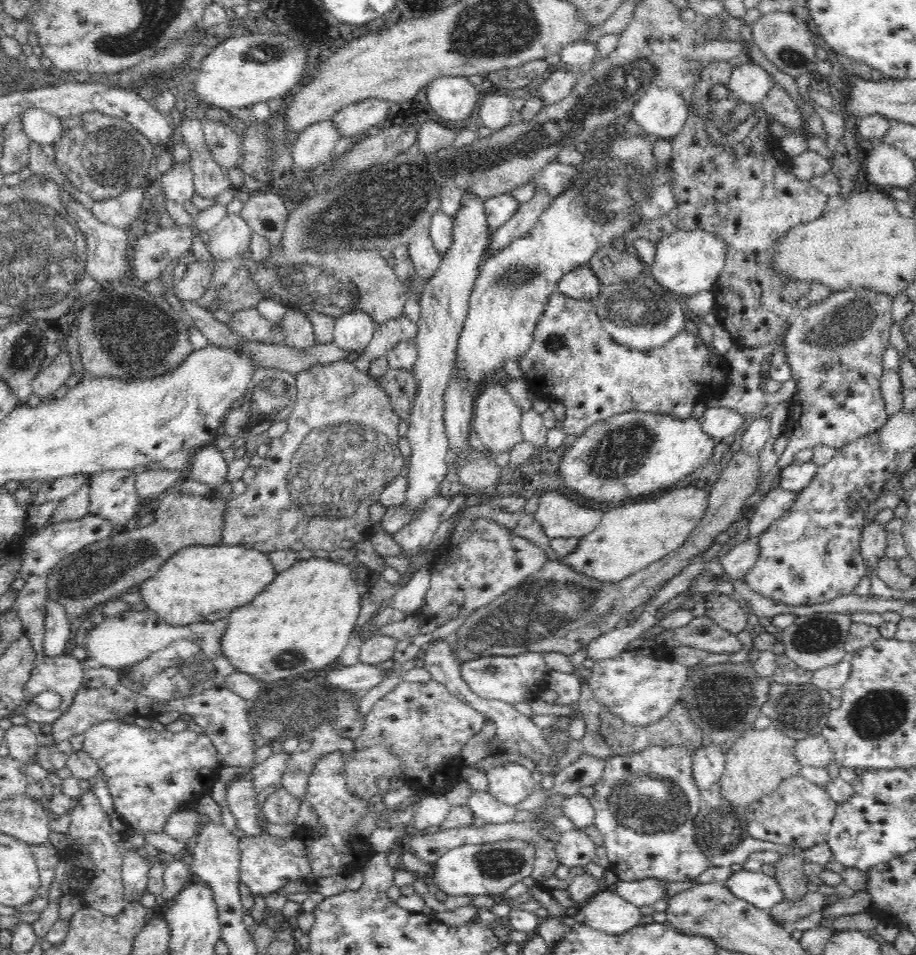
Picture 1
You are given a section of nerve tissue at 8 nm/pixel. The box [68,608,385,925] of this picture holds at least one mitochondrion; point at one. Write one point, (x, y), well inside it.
(180, 672)

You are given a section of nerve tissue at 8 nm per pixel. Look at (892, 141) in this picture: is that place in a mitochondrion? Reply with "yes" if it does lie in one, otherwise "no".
no

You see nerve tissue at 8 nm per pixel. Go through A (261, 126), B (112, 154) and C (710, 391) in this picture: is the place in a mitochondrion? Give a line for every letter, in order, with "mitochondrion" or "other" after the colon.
A: other
B: mitochondrion
C: other

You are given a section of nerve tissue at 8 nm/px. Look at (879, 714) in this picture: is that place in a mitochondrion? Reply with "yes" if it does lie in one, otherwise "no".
yes

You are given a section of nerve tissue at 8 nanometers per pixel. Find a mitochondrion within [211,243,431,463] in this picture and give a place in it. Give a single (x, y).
(323, 290)

